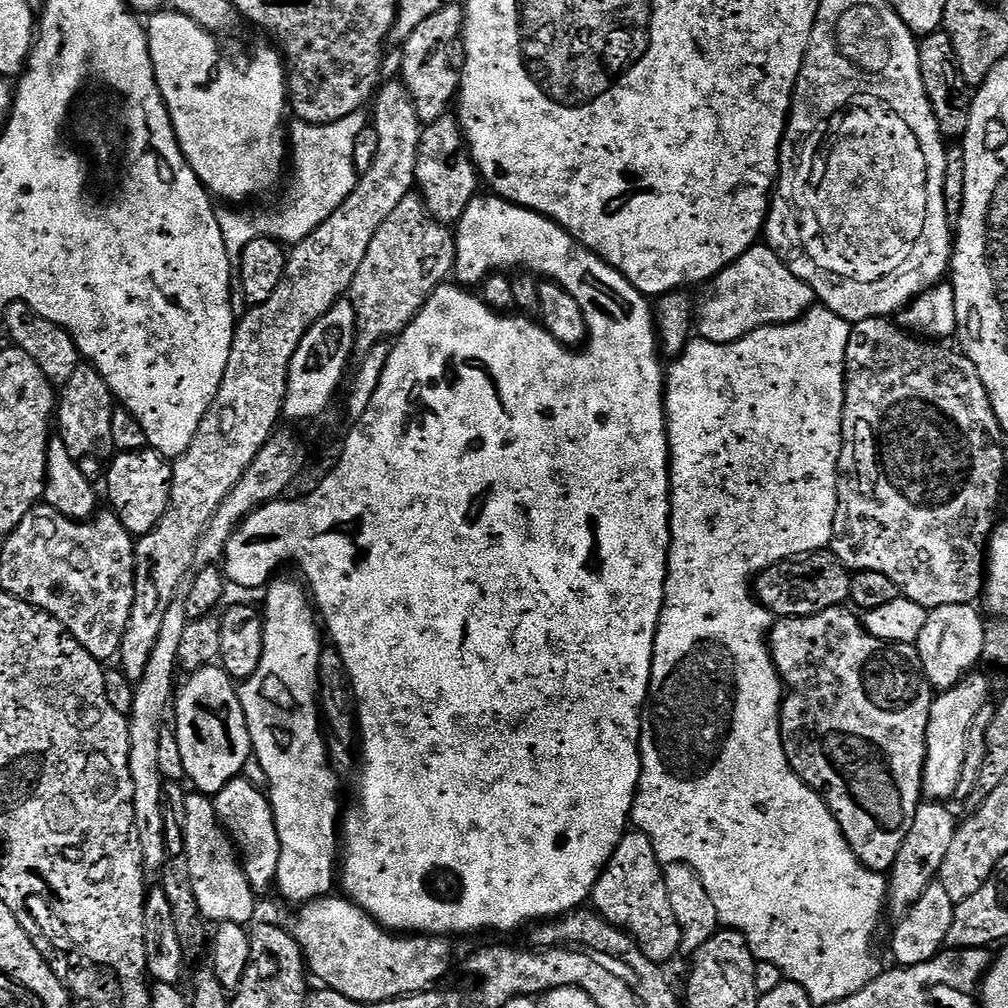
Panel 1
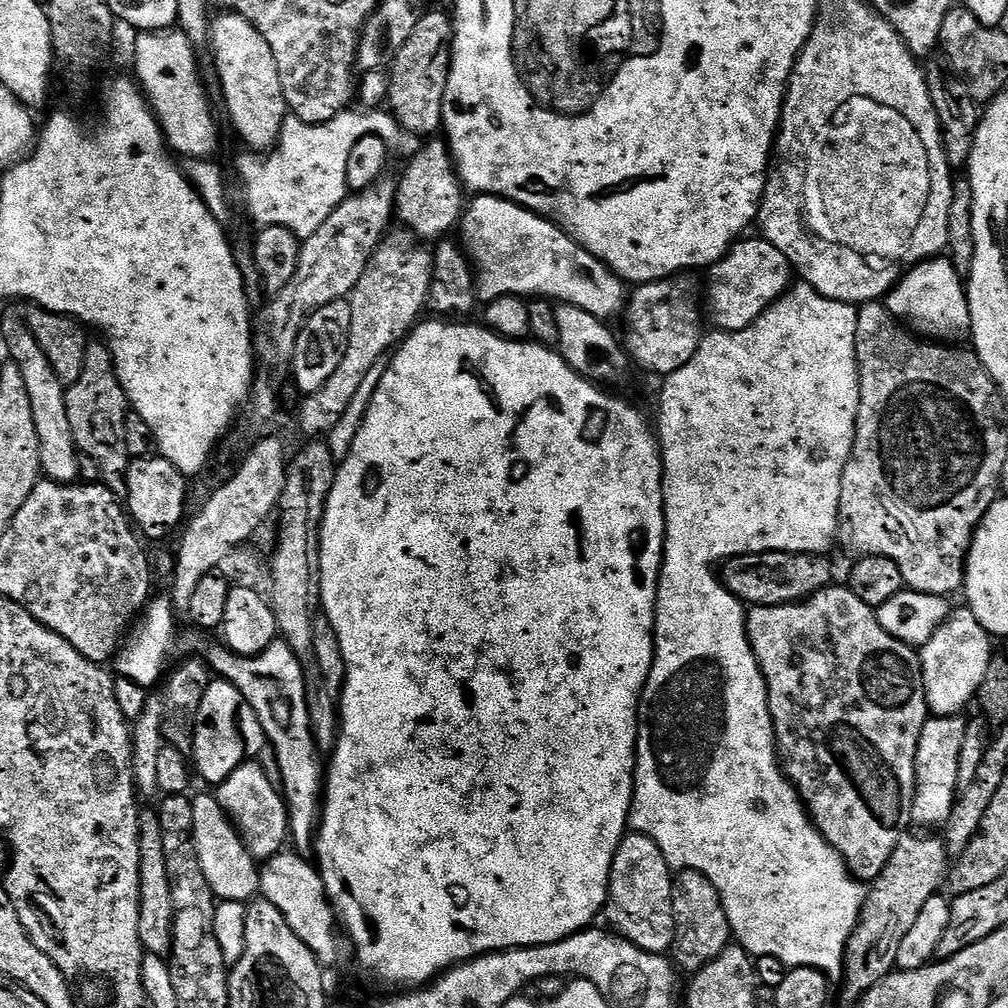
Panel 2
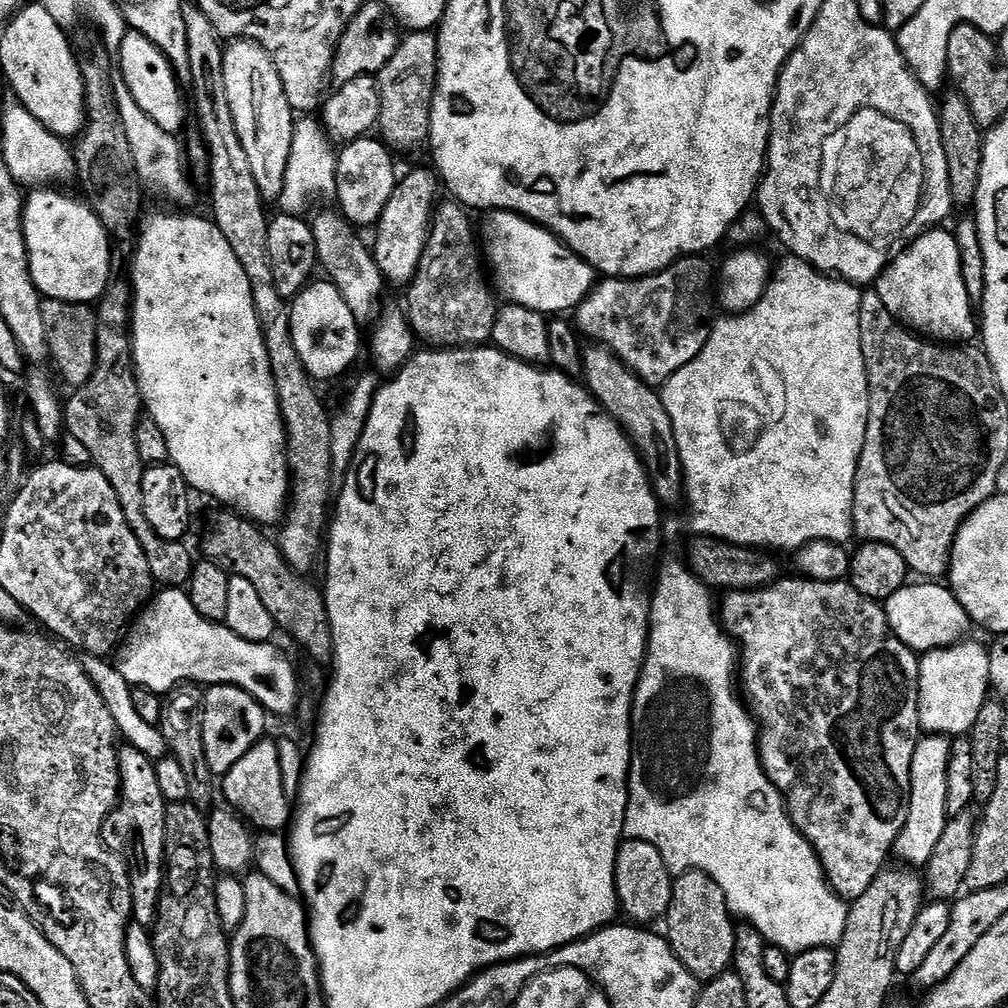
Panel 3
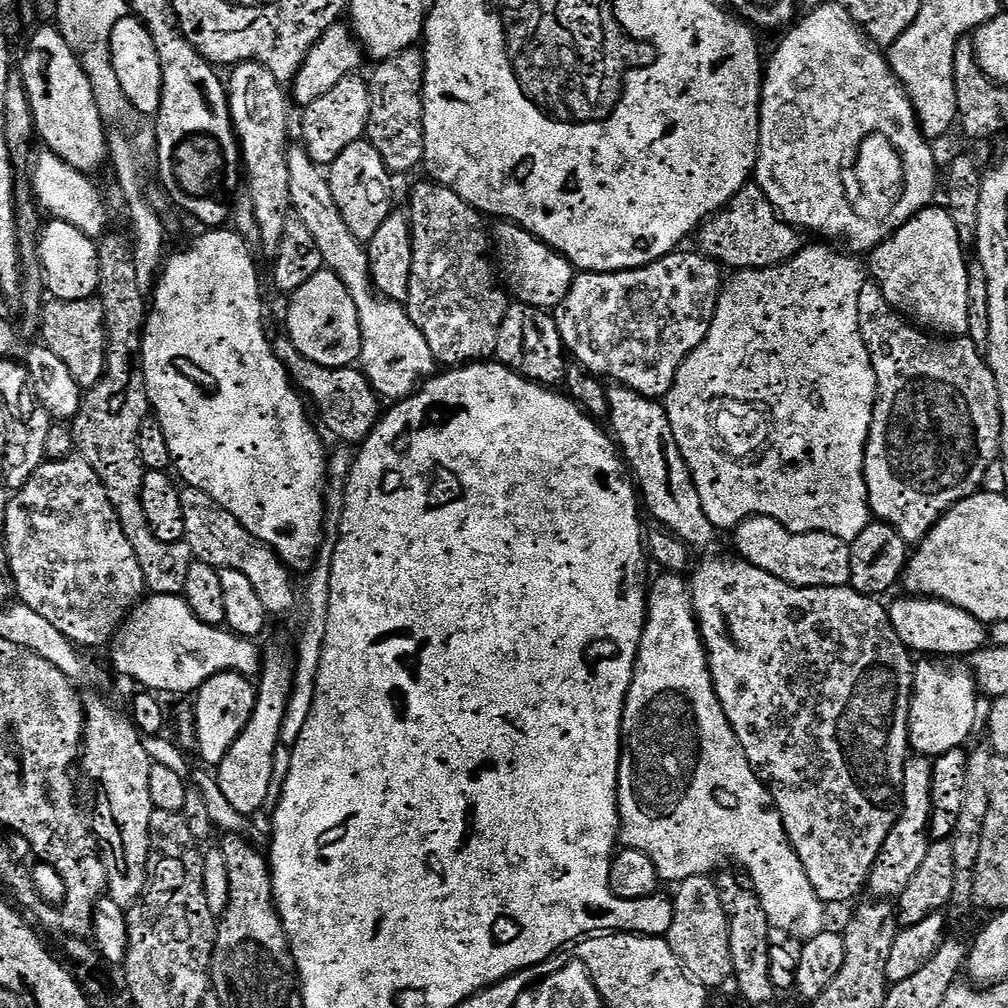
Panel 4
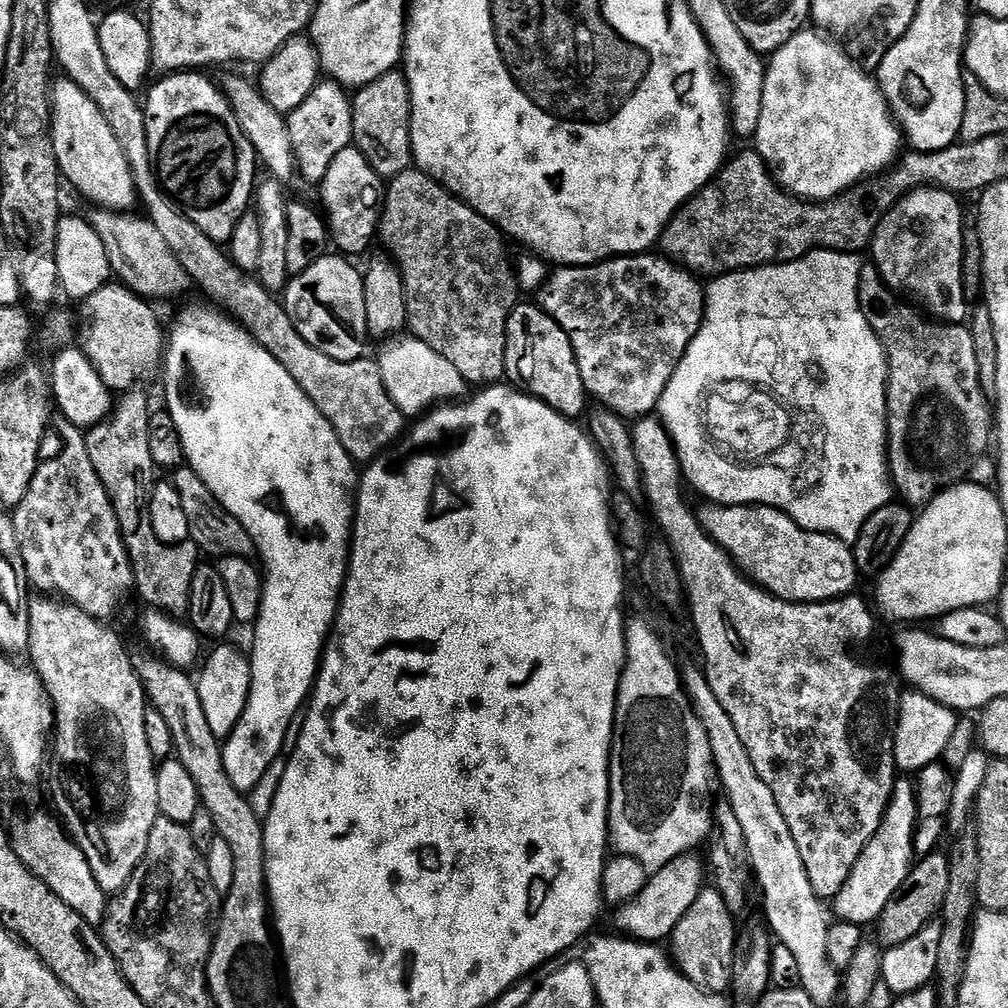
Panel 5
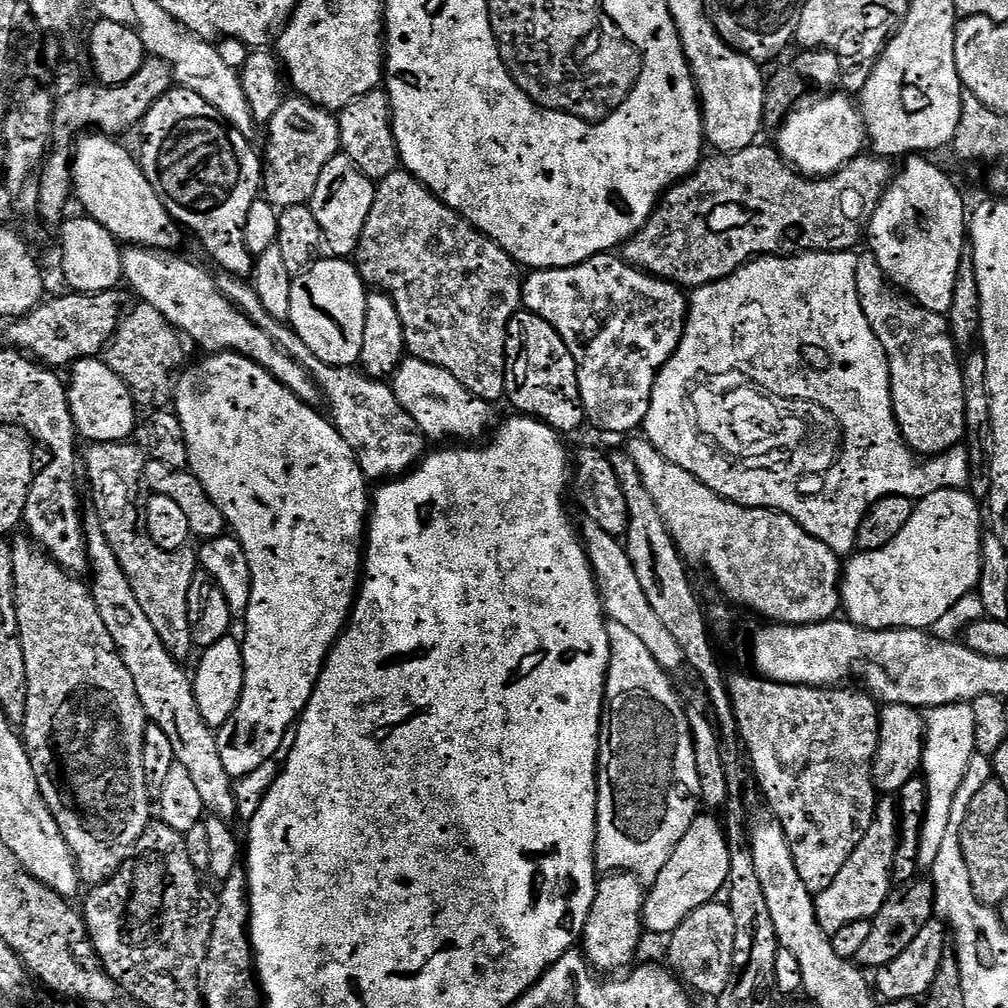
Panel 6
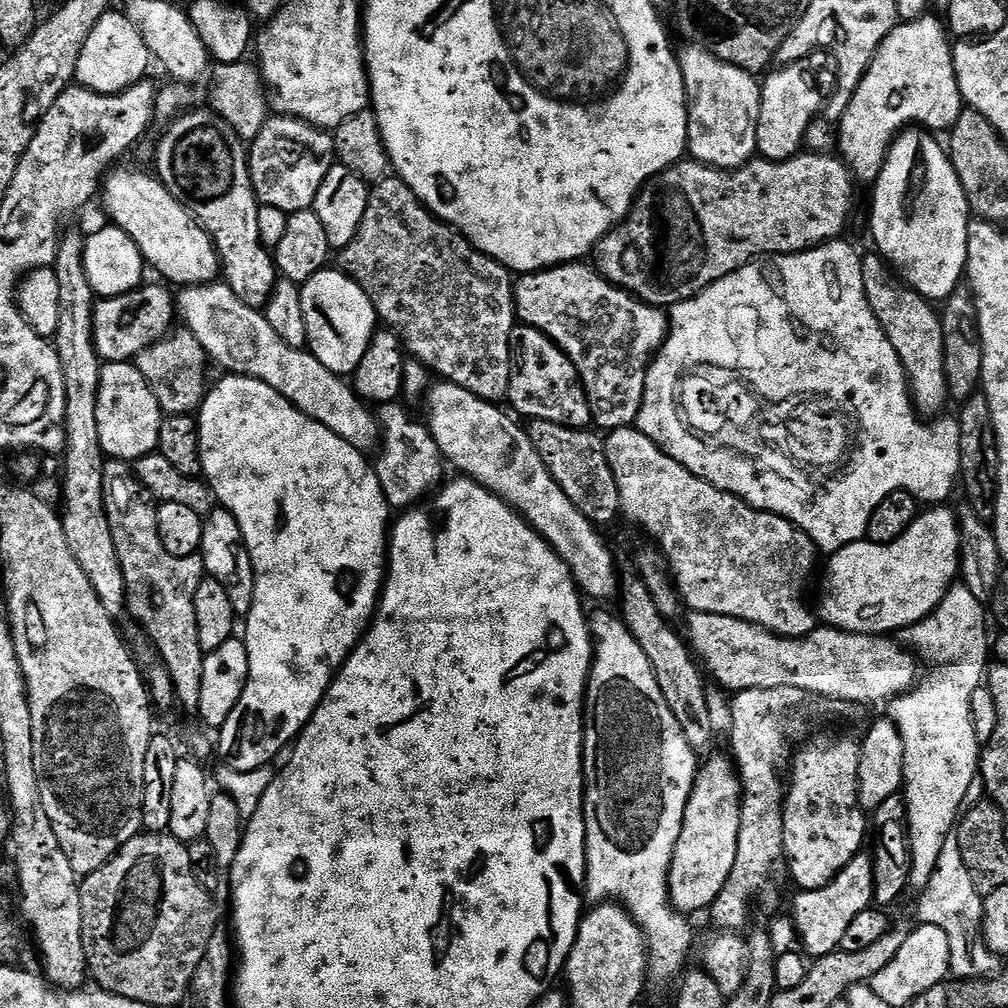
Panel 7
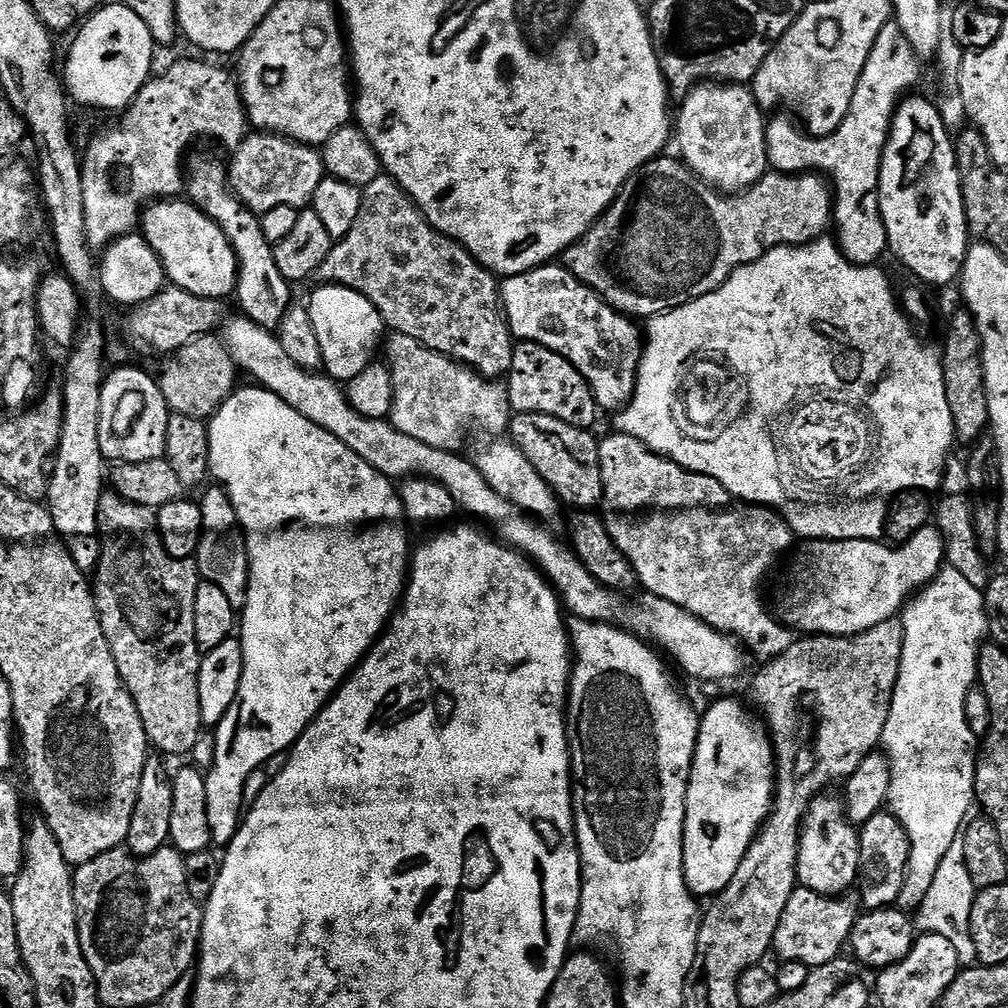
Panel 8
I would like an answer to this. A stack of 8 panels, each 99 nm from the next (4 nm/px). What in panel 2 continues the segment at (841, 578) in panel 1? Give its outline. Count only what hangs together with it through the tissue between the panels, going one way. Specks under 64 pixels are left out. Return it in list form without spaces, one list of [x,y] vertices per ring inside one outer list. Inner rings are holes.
[[[755,552],[749,556],[735,556],[723,565],[722,583],[730,594],[748,606],[778,606],[779,604],[796,604],[808,600],[833,583],[832,564],[824,554],[811,552]]]

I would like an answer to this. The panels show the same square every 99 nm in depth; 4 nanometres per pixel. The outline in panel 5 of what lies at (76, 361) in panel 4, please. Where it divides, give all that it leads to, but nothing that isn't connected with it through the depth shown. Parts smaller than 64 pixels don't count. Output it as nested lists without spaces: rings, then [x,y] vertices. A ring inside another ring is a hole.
[[[123,283],[104,284],[100,289],[89,291],[84,304],[84,316],[88,325],[84,328],[84,346],[82,352],[92,364],[94,370],[102,378],[102,382],[109,390],[122,394],[137,387],[139,380],[144,380],[152,371],[159,369],[162,364],[162,345],[166,340],[165,329],[160,329],[160,320],[151,303],[143,296],[137,296]]]

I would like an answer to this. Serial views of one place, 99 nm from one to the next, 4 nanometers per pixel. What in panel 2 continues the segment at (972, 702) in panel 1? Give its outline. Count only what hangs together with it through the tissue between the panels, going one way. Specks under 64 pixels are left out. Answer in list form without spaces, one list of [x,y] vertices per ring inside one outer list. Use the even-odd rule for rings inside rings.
[[[963,715],[958,716],[932,716],[922,726],[922,734],[918,738],[918,750],[916,751],[916,793],[912,799],[912,824],[918,826],[921,824],[921,829],[924,830],[940,830],[947,825],[950,814],[956,808],[956,797],[958,795],[958,789],[961,787],[961,759],[962,754],[963,738],[966,736],[967,723]]]

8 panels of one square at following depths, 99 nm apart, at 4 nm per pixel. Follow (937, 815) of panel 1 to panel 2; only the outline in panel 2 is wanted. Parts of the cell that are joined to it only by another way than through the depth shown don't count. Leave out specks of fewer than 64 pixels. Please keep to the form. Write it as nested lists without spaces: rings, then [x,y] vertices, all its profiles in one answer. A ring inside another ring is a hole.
[[[905,834],[894,846],[894,854],[890,854],[890,862],[880,871],[879,876],[871,881],[866,892],[864,909],[860,911],[860,922],[844,955],[844,1000],[848,1006],[855,1005],[870,989],[878,986],[882,978],[886,978],[896,968],[898,946],[902,946],[902,938],[906,930],[914,926],[918,914],[922,914],[922,906],[930,902],[930,898],[941,891],[950,868],[950,857],[945,841],[936,834]]]

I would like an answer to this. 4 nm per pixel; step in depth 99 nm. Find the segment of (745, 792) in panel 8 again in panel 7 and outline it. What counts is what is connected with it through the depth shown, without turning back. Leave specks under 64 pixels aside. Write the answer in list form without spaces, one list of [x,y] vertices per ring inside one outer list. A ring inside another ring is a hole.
[[[712,754],[699,765],[696,781],[690,798],[686,802],[686,814],[682,822],[682,834],[675,844],[674,858],[668,871],[668,894],[673,908],[681,914],[711,909],[714,898],[726,886],[730,870],[734,870],[734,854],[738,850],[738,830],[740,826],[740,773],[735,763],[727,755]]]

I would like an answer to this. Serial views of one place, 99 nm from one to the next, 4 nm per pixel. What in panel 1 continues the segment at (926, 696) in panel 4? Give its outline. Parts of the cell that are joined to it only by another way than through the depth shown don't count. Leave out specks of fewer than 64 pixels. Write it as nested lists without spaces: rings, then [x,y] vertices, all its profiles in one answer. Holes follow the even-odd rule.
[[[955,604],[942,606],[929,611],[926,626],[915,642],[920,652],[920,661],[924,667],[924,677],[933,689],[953,688],[965,676],[973,671],[976,663],[983,661],[983,638],[986,623],[976,606],[972,604]]]

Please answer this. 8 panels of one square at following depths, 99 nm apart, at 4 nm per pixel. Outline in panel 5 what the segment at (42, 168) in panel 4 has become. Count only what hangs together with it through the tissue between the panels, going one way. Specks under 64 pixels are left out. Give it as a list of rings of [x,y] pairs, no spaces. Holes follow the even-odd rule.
[[[96,210],[93,211],[92,216],[92,228],[96,231],[96,236],[98,239],[104,243],[104,252],[108,255],[108,260],[112,263],[112,268],[117,272],[119,279],[122,281],[124,287],[132,289],[133,292],[136,293],[137,296],[143,296],[147,298],[149,301],[157,302],[156,300],[168,300],[171,296],[180,296],[184,291],[187,290],[188,286],[190,287],[190,279],[188,277],[188,271],[178,262],[178,258],[176,255],[170,250],[170,246],[166,246],[166,242],[162,238],[162,234],[158,234],[158,230],[154,225],[152,225],[152,221],[145,218],[143,215],[140,216],[128,216],[132,214],[125,214],[124,212],[113,212],[111,210]]]

